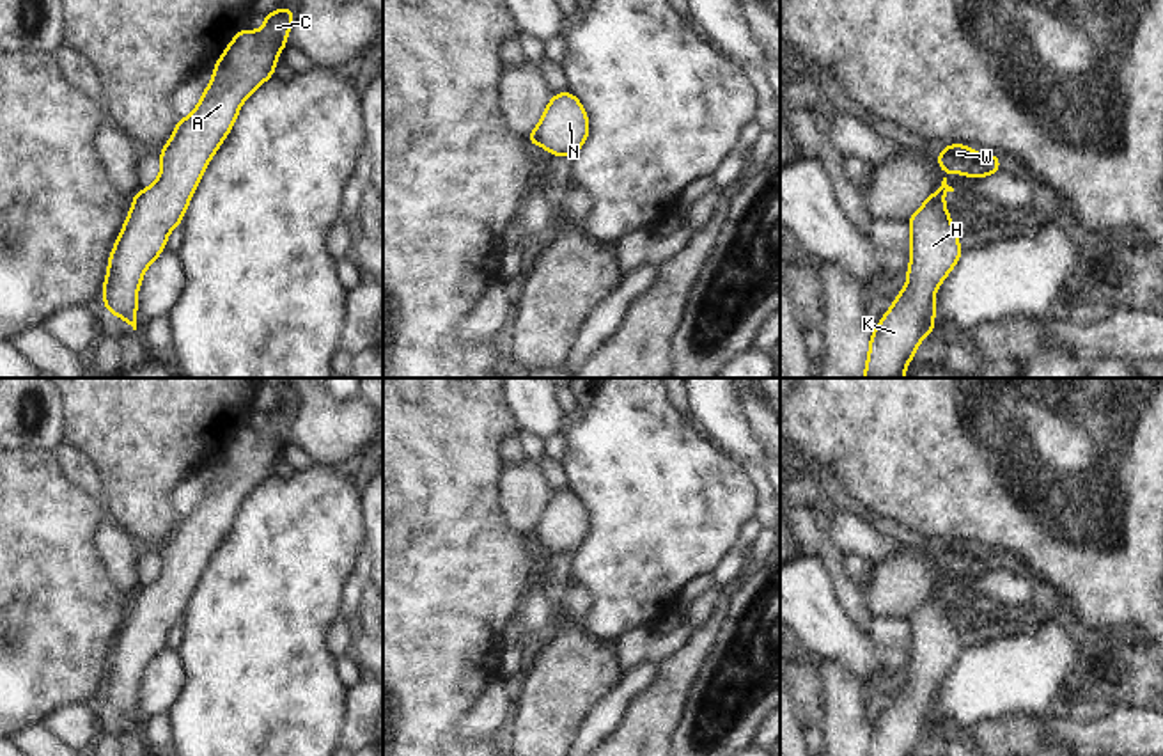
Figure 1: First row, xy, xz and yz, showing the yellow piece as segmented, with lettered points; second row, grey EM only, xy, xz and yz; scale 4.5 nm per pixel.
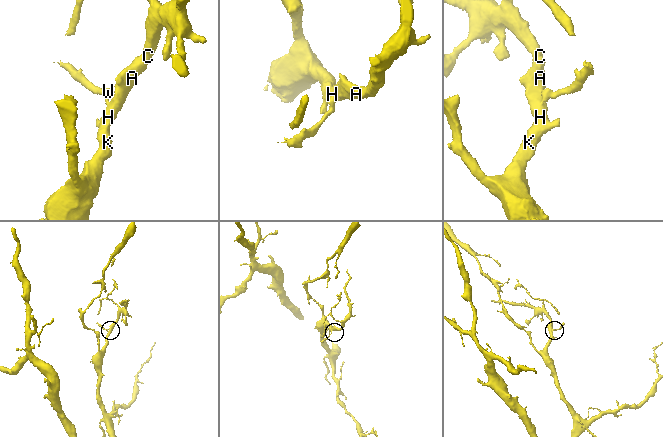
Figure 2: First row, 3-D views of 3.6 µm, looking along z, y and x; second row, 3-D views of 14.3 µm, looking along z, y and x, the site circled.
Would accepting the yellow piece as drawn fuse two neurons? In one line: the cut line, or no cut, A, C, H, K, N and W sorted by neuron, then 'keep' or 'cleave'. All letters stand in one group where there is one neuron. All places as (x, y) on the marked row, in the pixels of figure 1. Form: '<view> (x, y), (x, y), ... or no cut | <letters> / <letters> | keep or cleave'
yz (935, 194), (942, 199) | A C H K N / W | cleave

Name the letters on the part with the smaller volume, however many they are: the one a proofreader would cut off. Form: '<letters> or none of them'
W

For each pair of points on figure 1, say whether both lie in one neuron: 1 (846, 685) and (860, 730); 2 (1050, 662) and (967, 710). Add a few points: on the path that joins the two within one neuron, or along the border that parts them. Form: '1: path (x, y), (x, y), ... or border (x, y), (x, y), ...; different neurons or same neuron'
1: path (846, 696), (846, 716), (850, 719); same neuron
2: path (1029, 671), (999, 678), (988, 689); same neuron

